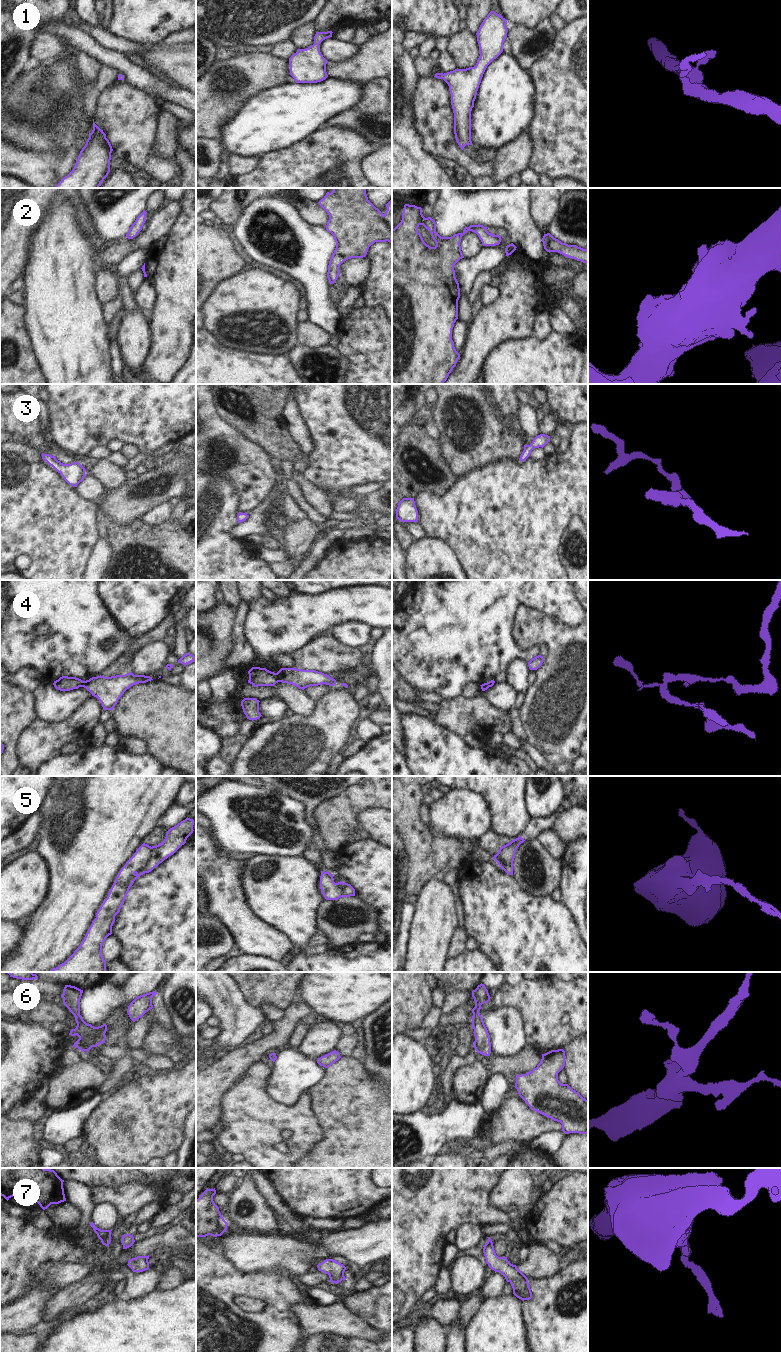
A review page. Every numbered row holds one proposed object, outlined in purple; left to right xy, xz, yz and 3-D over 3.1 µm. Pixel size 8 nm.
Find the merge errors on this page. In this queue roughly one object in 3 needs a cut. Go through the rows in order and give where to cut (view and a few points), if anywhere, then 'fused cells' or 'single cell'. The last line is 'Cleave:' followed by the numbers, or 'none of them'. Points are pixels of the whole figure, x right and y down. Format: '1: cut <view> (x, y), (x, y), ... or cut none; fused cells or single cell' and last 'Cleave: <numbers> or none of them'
1: cut none; single cell
2: cut none; single cell
3: cut none; single cell
4: cut xz (275, 673), (279, 681); fused cells
5: cut xy (151, 847), (151, 855), (148, 861), (136, 873); fused cells
6: cut none; single cell
7: cut none; single cell
Cleave: 4, 5

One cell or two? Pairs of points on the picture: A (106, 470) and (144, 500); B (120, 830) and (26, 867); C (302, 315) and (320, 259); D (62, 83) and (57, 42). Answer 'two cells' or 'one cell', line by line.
A: two cells
B: two cells
C: two cells
D: two cells

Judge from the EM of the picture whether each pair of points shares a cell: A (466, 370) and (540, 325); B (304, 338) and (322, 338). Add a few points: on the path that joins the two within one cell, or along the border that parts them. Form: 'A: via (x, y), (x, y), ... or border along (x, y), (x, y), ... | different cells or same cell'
A: border along (546, 309), (542, 309), (536, 314), (532, 333) | different cells
B: via (308, 338), (318, 338) | same cell

